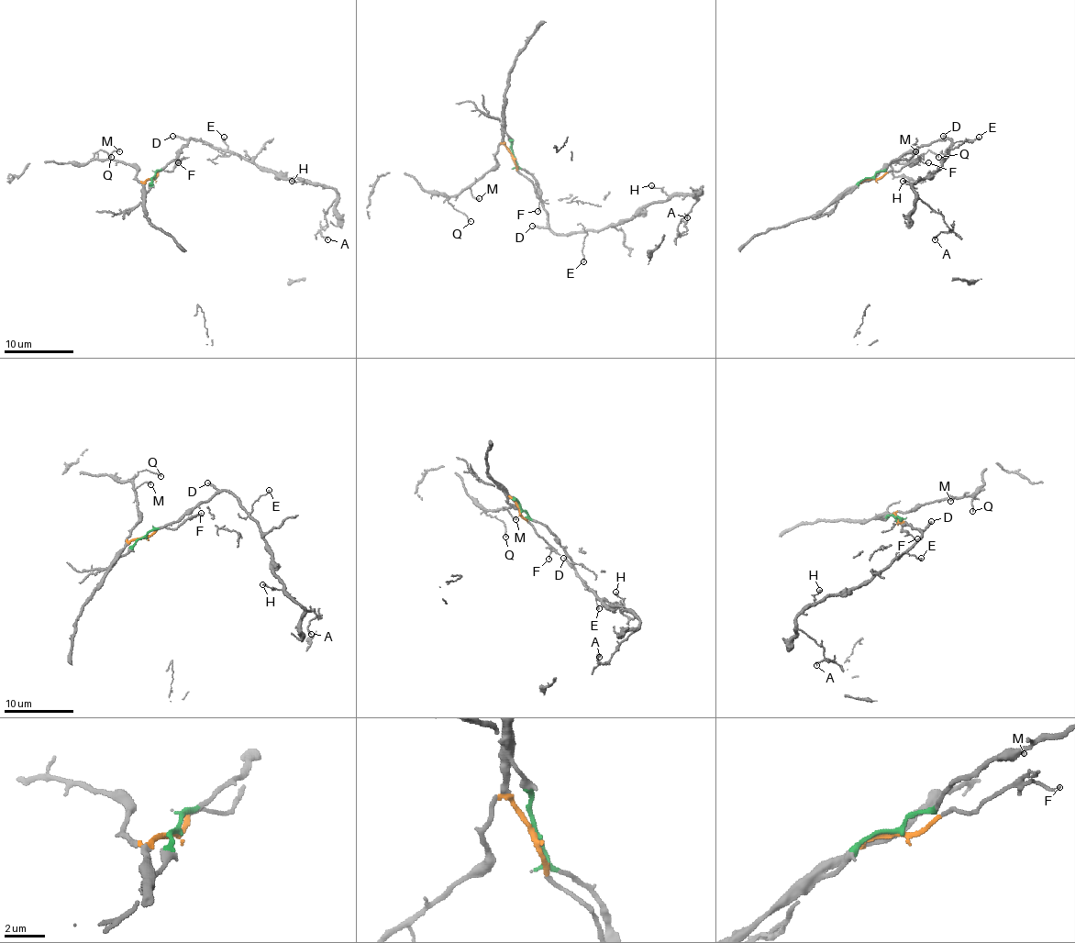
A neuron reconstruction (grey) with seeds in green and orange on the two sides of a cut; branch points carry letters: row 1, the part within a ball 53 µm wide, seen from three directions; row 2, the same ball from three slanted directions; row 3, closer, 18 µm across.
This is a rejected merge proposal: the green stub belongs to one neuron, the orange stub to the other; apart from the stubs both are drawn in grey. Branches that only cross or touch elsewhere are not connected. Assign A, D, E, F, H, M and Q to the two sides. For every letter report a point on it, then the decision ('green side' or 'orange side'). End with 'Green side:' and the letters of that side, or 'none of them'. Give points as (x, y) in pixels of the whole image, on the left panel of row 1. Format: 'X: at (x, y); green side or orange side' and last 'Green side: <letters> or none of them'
A: at (327, 239); green side
D: at (172, 136); green side
E: at (224, 137); green side
F: at (178, 162); orange side
H: at (292, 181); green side
M: at (119, 151); orange side
Q: at (111, 157); orange side
Green side: A, D, E, H

